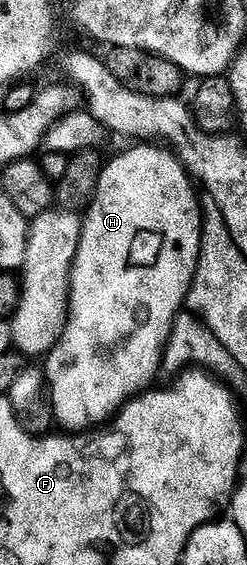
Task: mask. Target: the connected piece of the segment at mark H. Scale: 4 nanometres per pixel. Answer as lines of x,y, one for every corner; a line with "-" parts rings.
137,142
134,148
121,152
104,161
101,173
97,179
97,188
83,212
81,222
81,237
75,250
73,265
69,271
69,302
65,325
59,334
59,338
48,352
44,353
43,375
47,381
47,400
53,407
53,416
62,424
62,429
70,433
83,432
94,426
101,426
112,417
113,413
127,400
146,391
154,383
153,380
163,368
163,357
165,355
165,343
169,337
169,331
173,325
173,319
177,313
182,311
185,295
189,293
189,287
195,274
197,259
201,253
201,225
203,223
203,211
201,204
197,201
197,192
194,181
176,154
165,146
158,146
153,142

